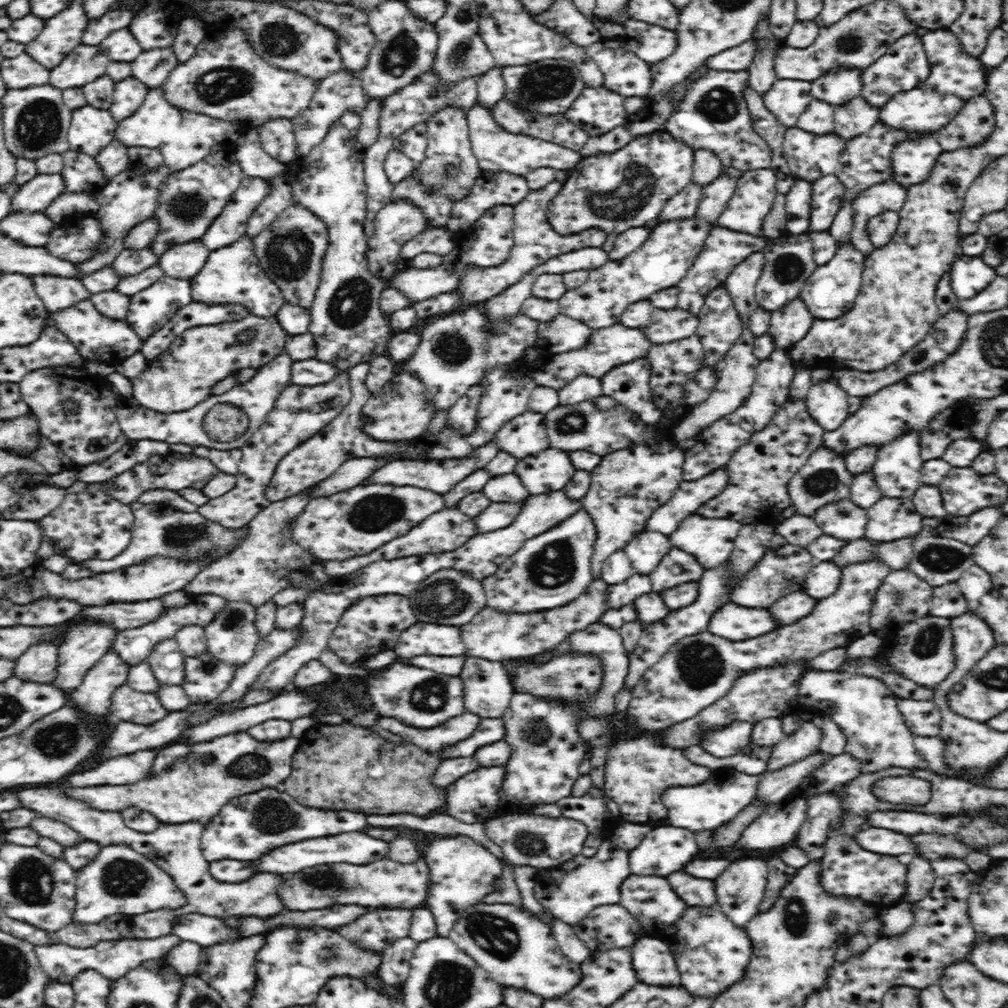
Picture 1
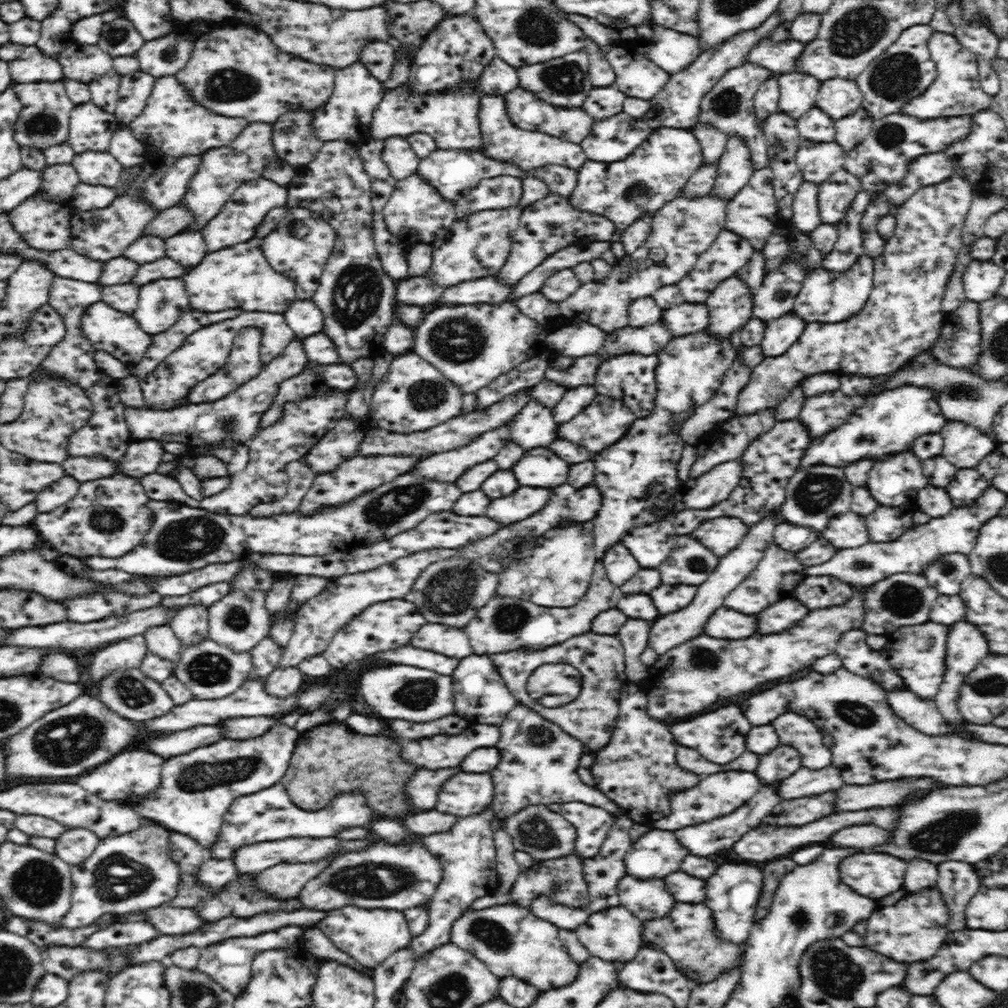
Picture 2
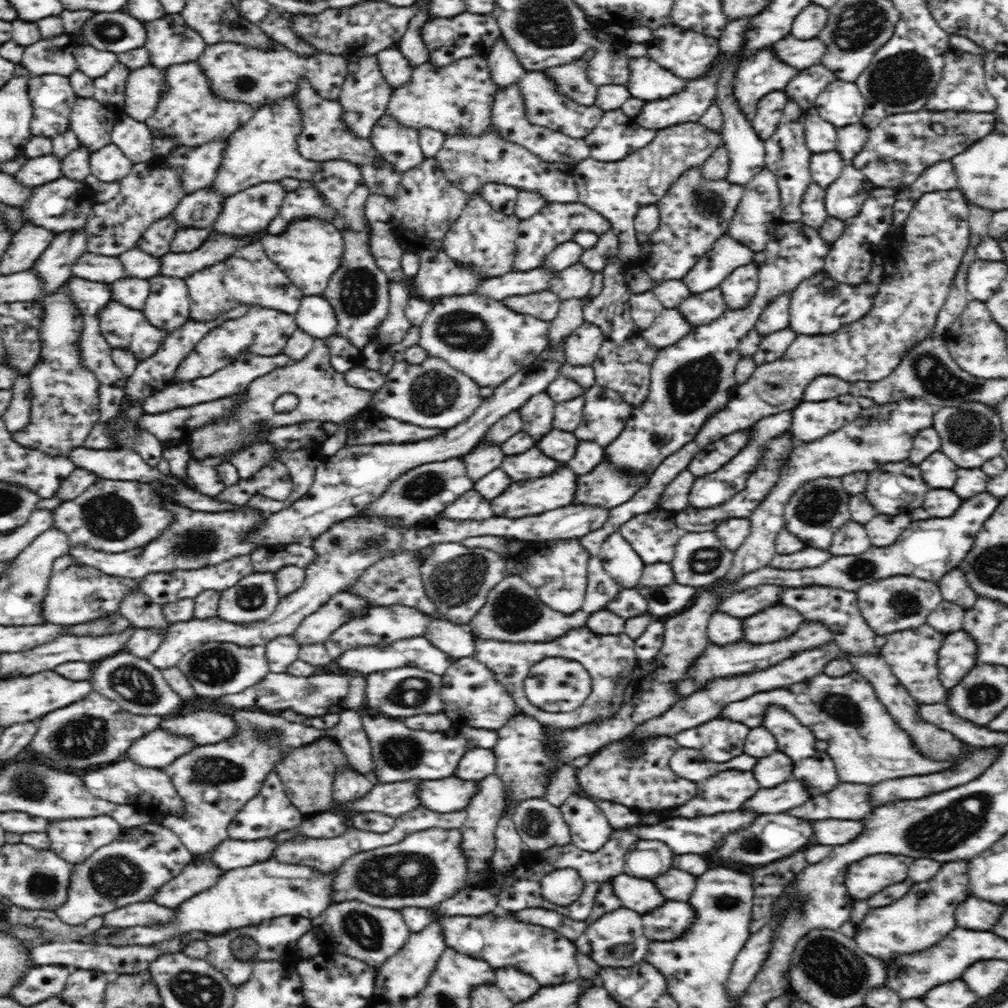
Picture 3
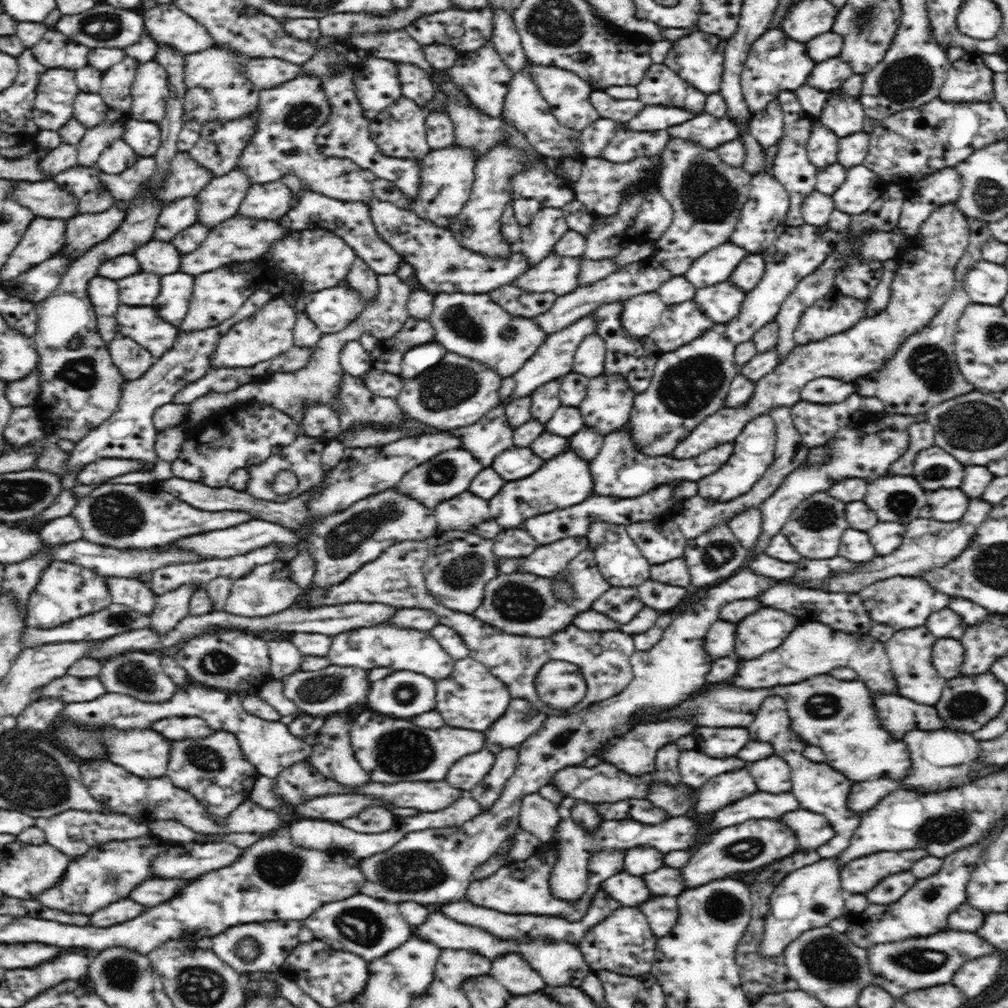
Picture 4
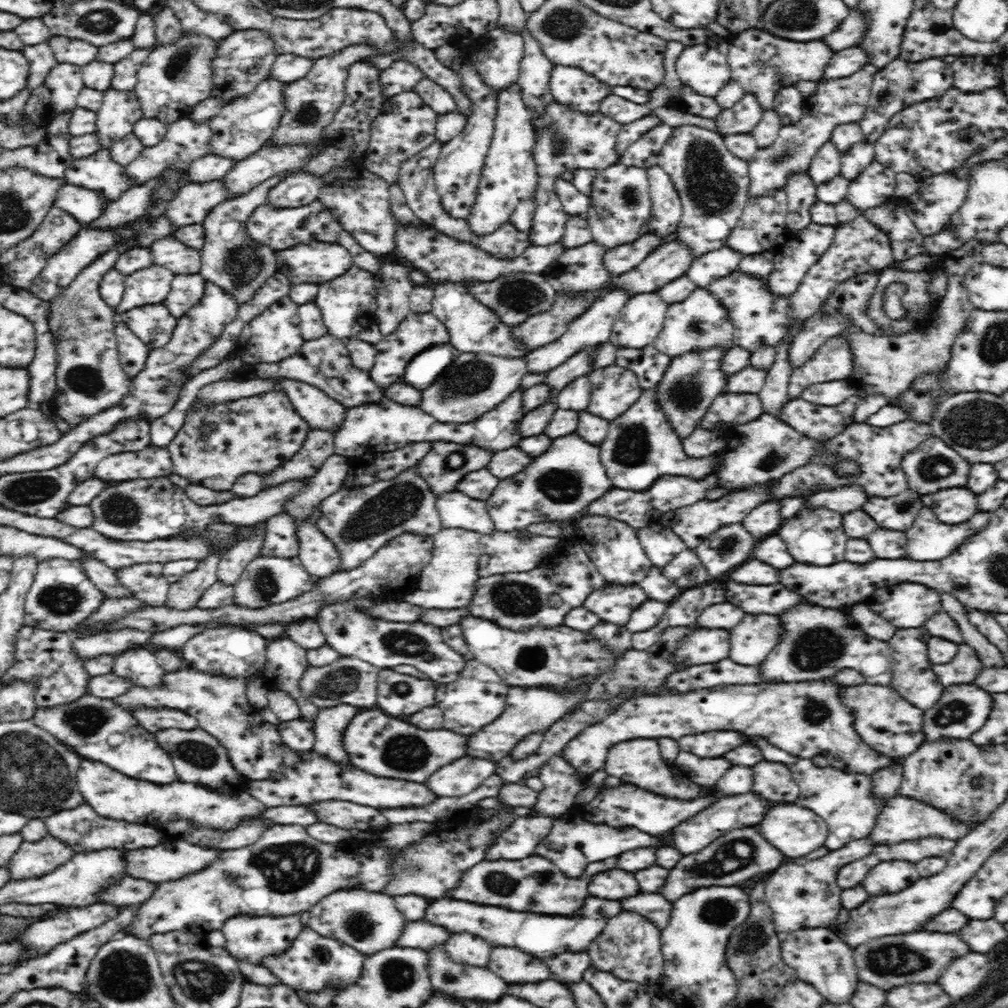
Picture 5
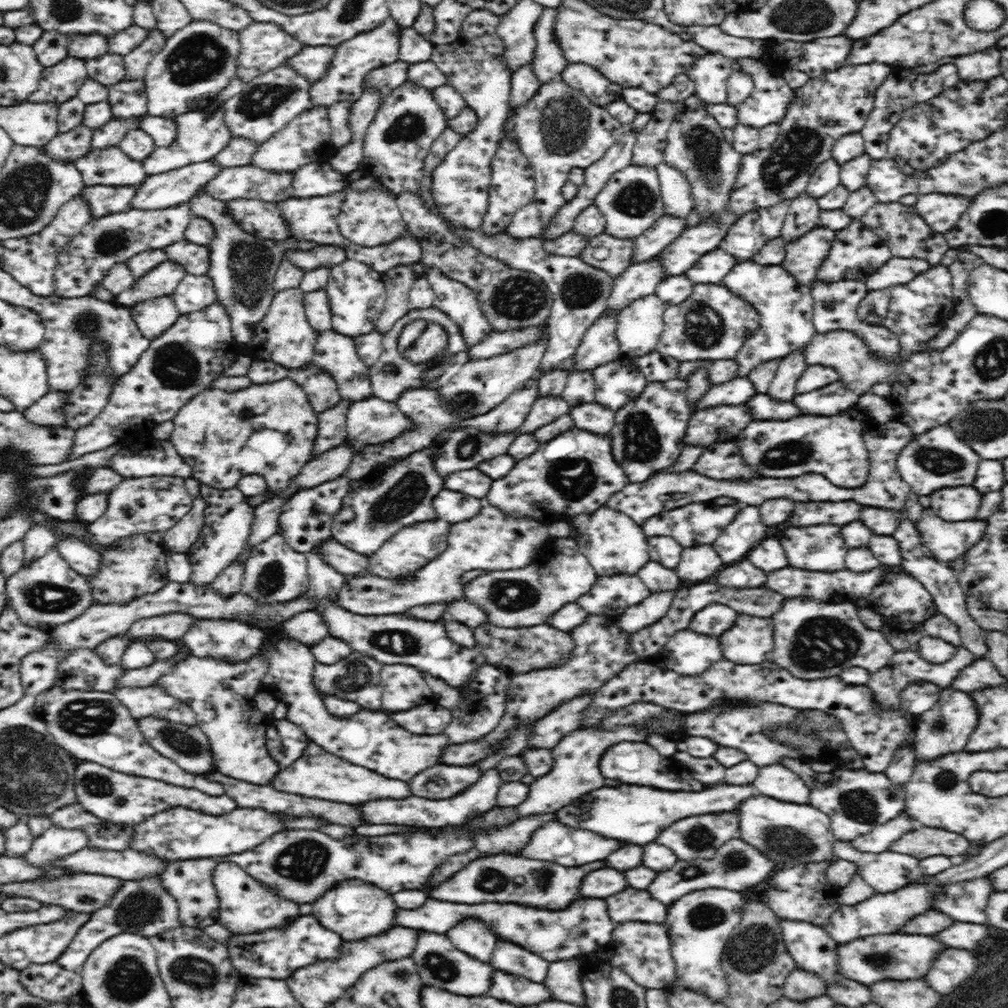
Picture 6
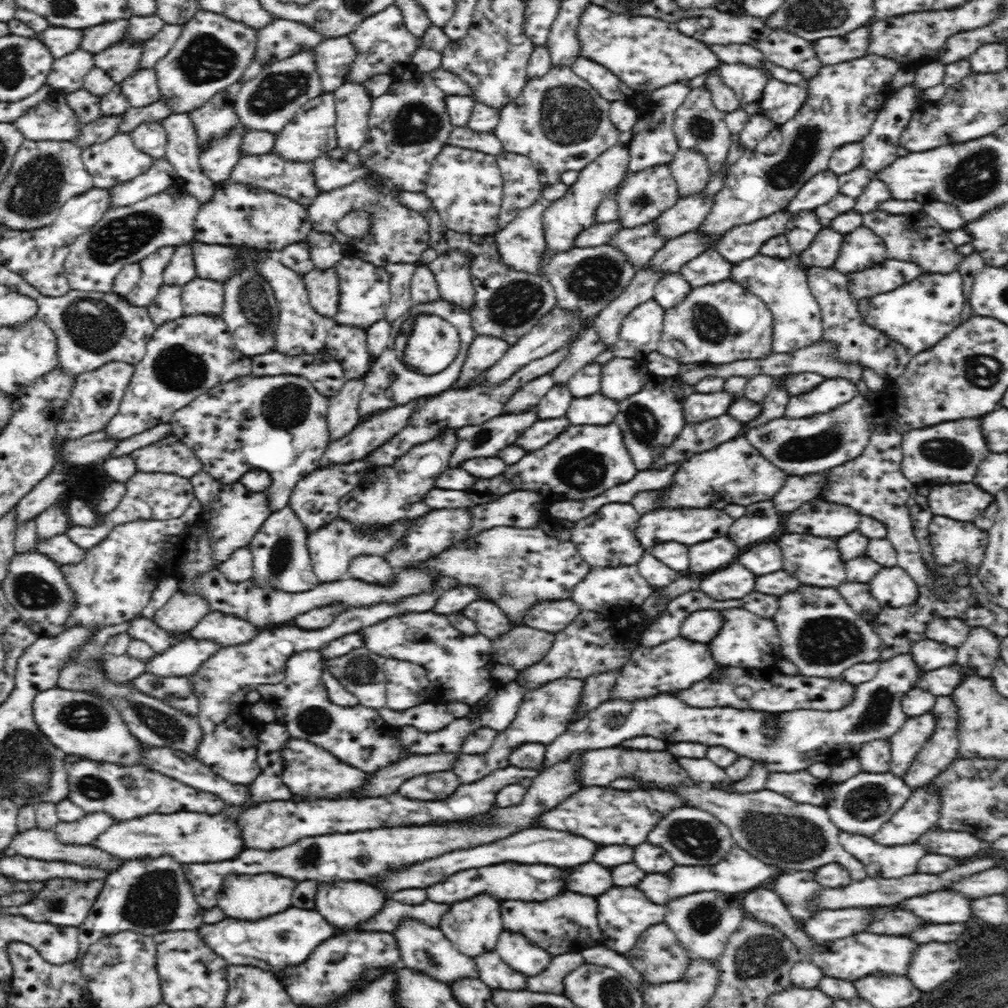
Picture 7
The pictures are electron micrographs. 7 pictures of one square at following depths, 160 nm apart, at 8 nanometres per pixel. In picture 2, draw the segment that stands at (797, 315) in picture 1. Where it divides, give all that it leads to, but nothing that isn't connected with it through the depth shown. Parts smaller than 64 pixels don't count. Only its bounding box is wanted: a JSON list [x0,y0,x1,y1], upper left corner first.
[759,312,806,357]

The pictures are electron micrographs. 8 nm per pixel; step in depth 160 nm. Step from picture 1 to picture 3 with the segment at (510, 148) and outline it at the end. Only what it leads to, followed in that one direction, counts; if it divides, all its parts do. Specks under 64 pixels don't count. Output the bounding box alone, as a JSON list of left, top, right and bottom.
[491,84,590,164]

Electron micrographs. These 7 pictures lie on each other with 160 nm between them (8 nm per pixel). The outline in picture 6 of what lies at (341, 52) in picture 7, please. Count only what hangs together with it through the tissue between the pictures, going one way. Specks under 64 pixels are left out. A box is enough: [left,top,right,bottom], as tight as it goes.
[286,45,335,83]

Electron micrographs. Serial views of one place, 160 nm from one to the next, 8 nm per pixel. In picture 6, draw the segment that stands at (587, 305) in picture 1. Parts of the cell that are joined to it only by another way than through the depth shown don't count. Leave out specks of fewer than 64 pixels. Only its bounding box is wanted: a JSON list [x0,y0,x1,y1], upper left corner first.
[663,94,741,220]

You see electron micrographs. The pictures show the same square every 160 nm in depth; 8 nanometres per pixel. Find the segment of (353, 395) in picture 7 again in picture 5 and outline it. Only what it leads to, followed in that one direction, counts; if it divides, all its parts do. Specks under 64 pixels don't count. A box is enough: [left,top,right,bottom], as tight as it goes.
[261,429,335,489]

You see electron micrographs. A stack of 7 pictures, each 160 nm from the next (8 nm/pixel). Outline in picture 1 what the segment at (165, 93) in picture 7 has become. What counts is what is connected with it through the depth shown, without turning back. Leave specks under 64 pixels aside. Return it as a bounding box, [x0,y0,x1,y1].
[109,76,148,122]

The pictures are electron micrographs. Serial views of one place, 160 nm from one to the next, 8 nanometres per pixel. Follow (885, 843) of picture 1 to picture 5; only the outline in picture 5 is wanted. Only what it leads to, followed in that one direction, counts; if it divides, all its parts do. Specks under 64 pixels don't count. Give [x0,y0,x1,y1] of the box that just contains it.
[758,804,828,860]

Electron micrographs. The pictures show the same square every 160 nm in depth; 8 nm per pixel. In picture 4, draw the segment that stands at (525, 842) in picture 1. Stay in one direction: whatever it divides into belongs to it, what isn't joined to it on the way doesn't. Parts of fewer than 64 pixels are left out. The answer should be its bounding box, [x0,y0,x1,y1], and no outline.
[521,793,562,846]

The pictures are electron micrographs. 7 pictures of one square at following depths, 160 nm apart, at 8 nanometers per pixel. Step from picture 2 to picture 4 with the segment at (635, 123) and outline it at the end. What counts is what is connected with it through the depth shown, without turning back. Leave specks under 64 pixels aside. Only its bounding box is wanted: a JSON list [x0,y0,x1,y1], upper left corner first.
[602,125,670,163]

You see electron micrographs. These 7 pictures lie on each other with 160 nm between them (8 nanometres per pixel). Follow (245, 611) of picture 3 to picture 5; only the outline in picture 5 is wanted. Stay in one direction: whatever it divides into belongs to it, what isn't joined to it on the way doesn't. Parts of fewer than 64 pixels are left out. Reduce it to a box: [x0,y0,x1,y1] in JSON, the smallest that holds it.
[233,556,314,608]

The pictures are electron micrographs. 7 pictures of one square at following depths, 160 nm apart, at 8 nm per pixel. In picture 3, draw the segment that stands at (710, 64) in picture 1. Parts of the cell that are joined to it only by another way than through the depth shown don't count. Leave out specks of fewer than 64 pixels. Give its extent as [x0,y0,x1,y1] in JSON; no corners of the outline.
[774,32,827,71]

